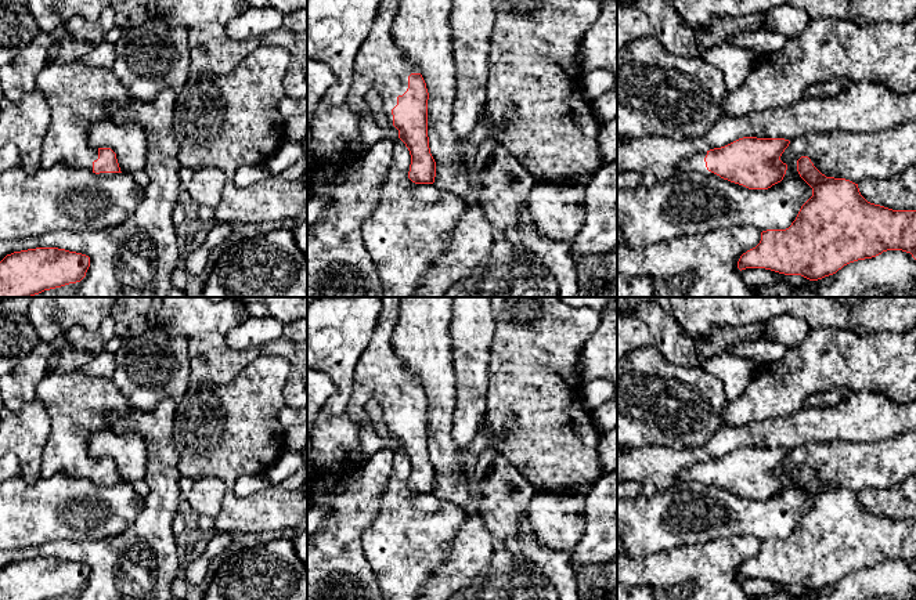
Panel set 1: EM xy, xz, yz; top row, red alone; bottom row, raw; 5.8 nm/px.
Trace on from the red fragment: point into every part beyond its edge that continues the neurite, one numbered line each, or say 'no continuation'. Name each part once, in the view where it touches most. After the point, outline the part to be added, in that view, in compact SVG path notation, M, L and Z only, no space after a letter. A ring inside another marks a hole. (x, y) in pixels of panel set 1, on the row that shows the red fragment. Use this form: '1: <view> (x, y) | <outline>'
1: xz (381, 67) | M381 0L374 25L354 59L354 76L346 98L346 104L361 116L361 141L368 149L379 141L399 137L396 127L382 129L375 123L367 102L368 93L381 97L382 111L393 124L392 109L397 105L397 97L407 91L408 76L419 73L394 43L392 26L397 8L399 0Z

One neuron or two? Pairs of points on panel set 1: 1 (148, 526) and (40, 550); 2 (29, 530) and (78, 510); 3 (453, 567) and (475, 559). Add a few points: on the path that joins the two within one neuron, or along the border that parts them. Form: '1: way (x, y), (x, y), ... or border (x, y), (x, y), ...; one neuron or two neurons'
1: way (122, 552), (67, 550); one neuron
2: way (42, 517), (49, 510), (65, 510); one neuron
3: way (458, 567), (469, 559); one neuron

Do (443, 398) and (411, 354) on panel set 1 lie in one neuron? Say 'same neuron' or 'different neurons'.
same neuron

